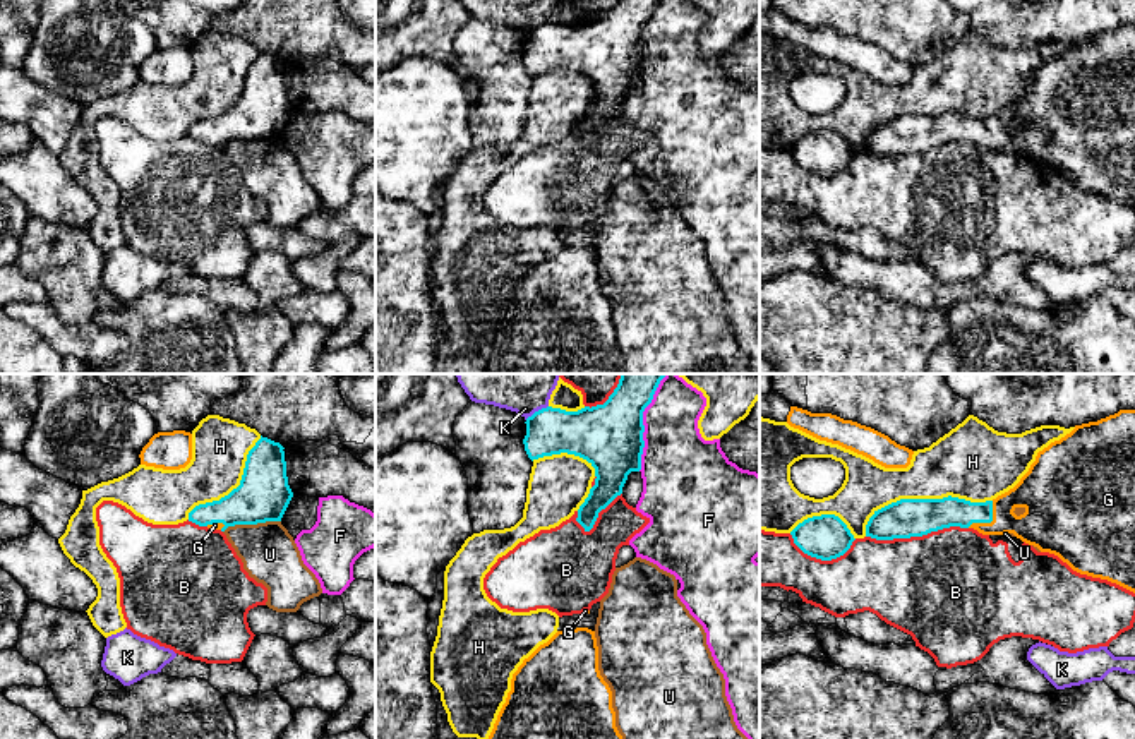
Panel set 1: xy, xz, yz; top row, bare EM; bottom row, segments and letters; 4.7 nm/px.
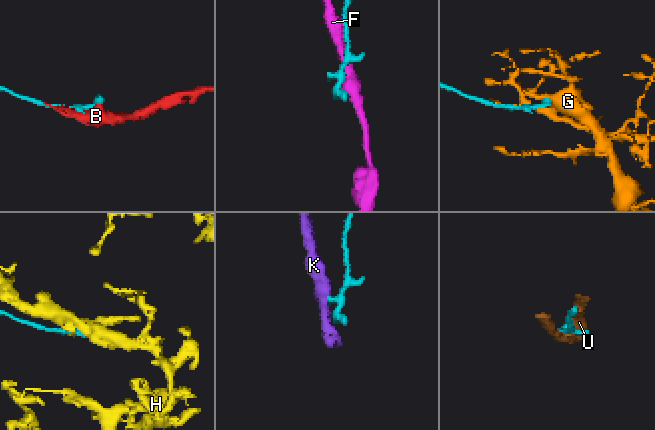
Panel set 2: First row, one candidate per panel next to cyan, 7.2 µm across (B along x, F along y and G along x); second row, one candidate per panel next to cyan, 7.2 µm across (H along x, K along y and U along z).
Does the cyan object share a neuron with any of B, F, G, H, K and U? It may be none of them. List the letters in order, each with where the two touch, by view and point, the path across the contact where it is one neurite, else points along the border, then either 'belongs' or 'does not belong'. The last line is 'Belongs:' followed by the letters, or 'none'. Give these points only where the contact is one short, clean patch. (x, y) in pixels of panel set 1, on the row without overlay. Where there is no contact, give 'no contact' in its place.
B: contact yz (916, 151); does not belong
F: contact xz (643, 43); does not belong
G: contact yz (988, 138); way yz (950, 127), (979, 131), (988, 138), (1041, 141); belongs
H: contact yz (921, 115); does not belong
K: contact xz (535, 28); border xz (547, 21), (525, 35); does not belong
U: contact xy (251, 139); border xy (280, 136), (235, 139), (223, 148); does not belong
Belongs: G

